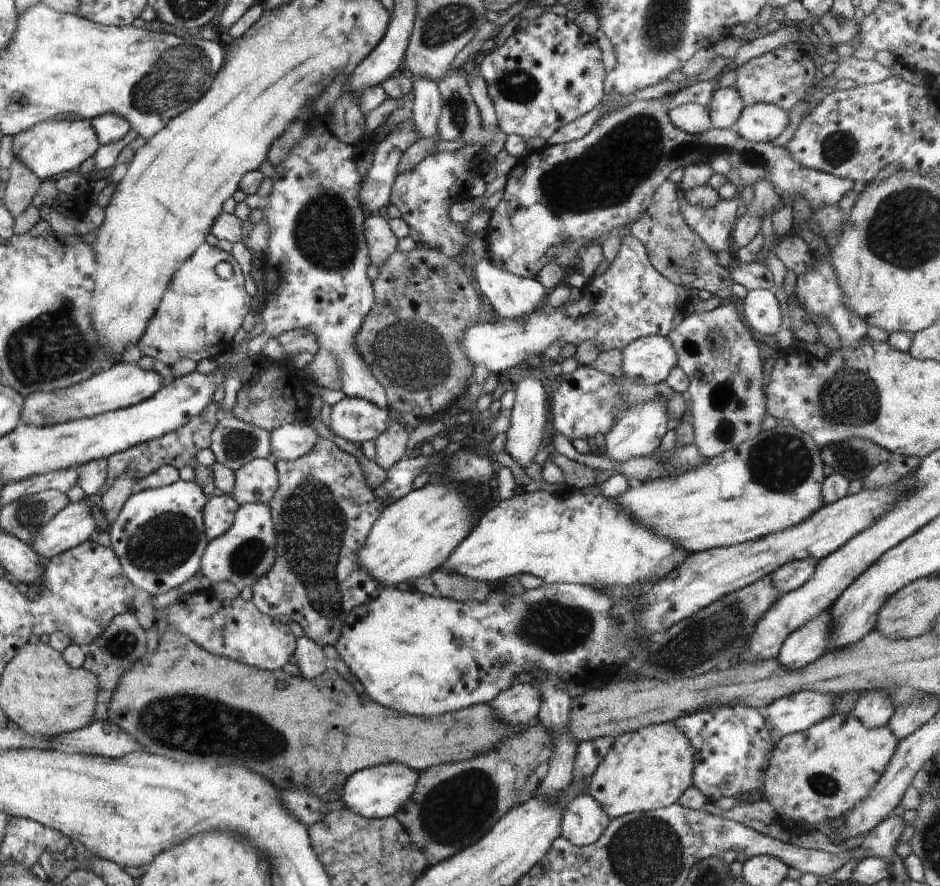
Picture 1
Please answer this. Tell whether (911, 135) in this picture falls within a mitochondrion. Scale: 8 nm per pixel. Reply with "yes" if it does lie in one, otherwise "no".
no

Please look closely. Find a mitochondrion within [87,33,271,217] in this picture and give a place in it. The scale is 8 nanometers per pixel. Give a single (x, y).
(181, 74)

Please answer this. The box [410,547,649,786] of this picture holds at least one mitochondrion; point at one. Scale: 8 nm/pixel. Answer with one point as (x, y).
(552, 626)

